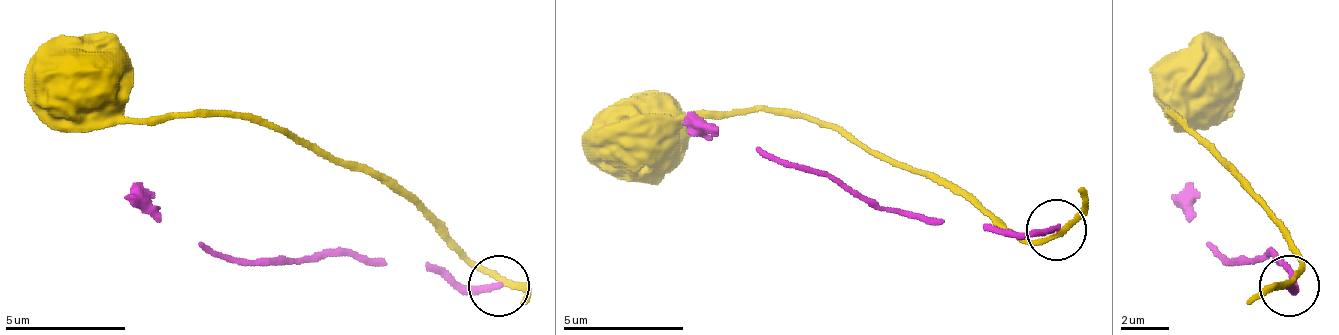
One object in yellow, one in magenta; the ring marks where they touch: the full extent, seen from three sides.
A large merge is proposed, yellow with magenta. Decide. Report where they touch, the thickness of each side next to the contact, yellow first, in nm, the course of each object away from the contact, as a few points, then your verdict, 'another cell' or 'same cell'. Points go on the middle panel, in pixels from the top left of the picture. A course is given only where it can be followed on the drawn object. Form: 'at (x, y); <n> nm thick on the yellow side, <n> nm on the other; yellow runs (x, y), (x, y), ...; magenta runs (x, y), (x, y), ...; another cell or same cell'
at (1056, 229); 220 nm thick on the yellow side, 240 nm on the other; yellow runs (1058, 231), (1021, 243), (925, 171), (907, 171), (804, 116), (695, 110), (641, 164), (628, 164), (634, 146); magenta runs (1058, 231), (1009, 231), (985, 225), (907, 219), (767, 158), (683, 116); another cell

